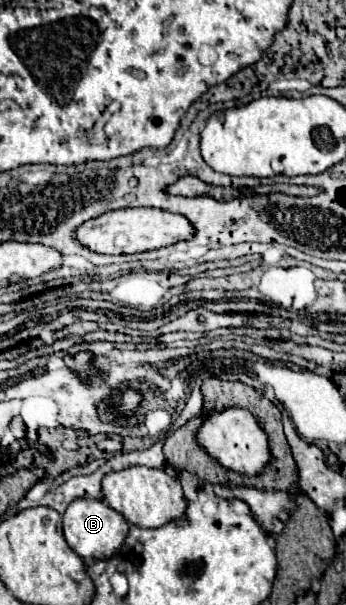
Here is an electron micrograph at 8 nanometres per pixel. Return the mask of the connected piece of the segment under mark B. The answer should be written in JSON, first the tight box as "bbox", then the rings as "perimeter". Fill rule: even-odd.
{"bbox":[64,499,128,559],"perimeter":[[[76,499],[64,511],[64,537],[68,545],[84,559],[102,559],[114,555],[128,533],[128,521],[102,499]]]}

